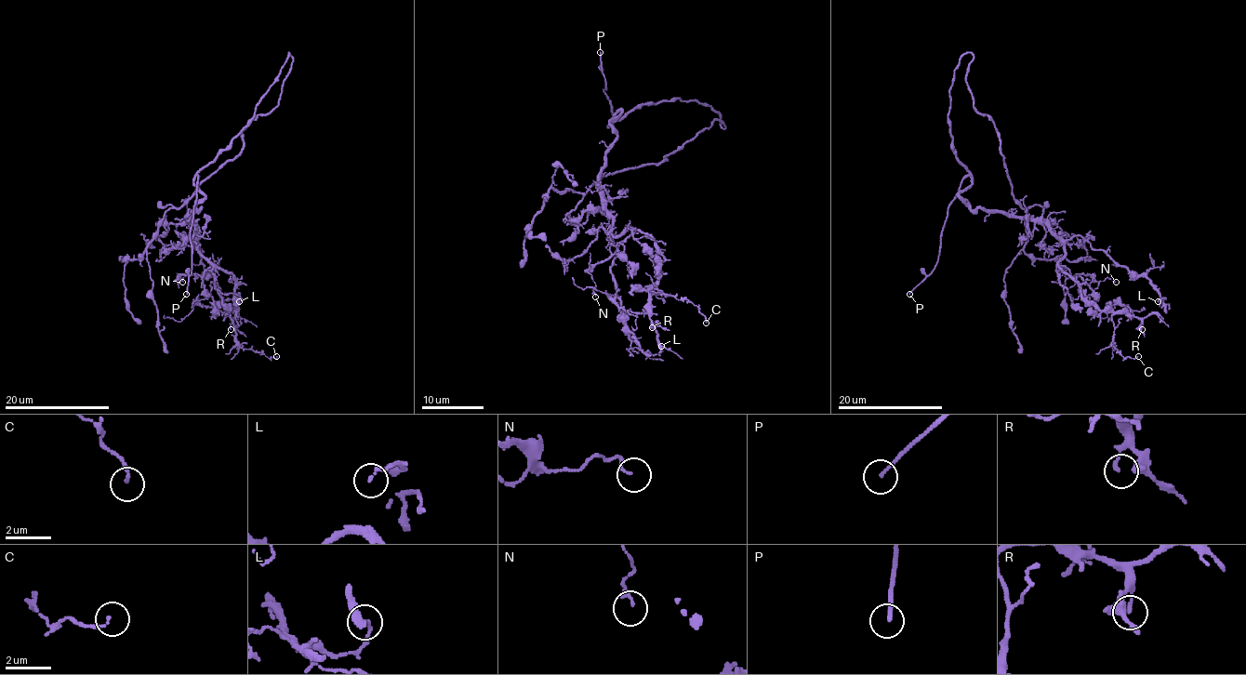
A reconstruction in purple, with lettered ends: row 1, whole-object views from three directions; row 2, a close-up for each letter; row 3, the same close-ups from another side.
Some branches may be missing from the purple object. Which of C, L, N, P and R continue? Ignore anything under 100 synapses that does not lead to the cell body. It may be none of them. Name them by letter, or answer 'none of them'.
P

